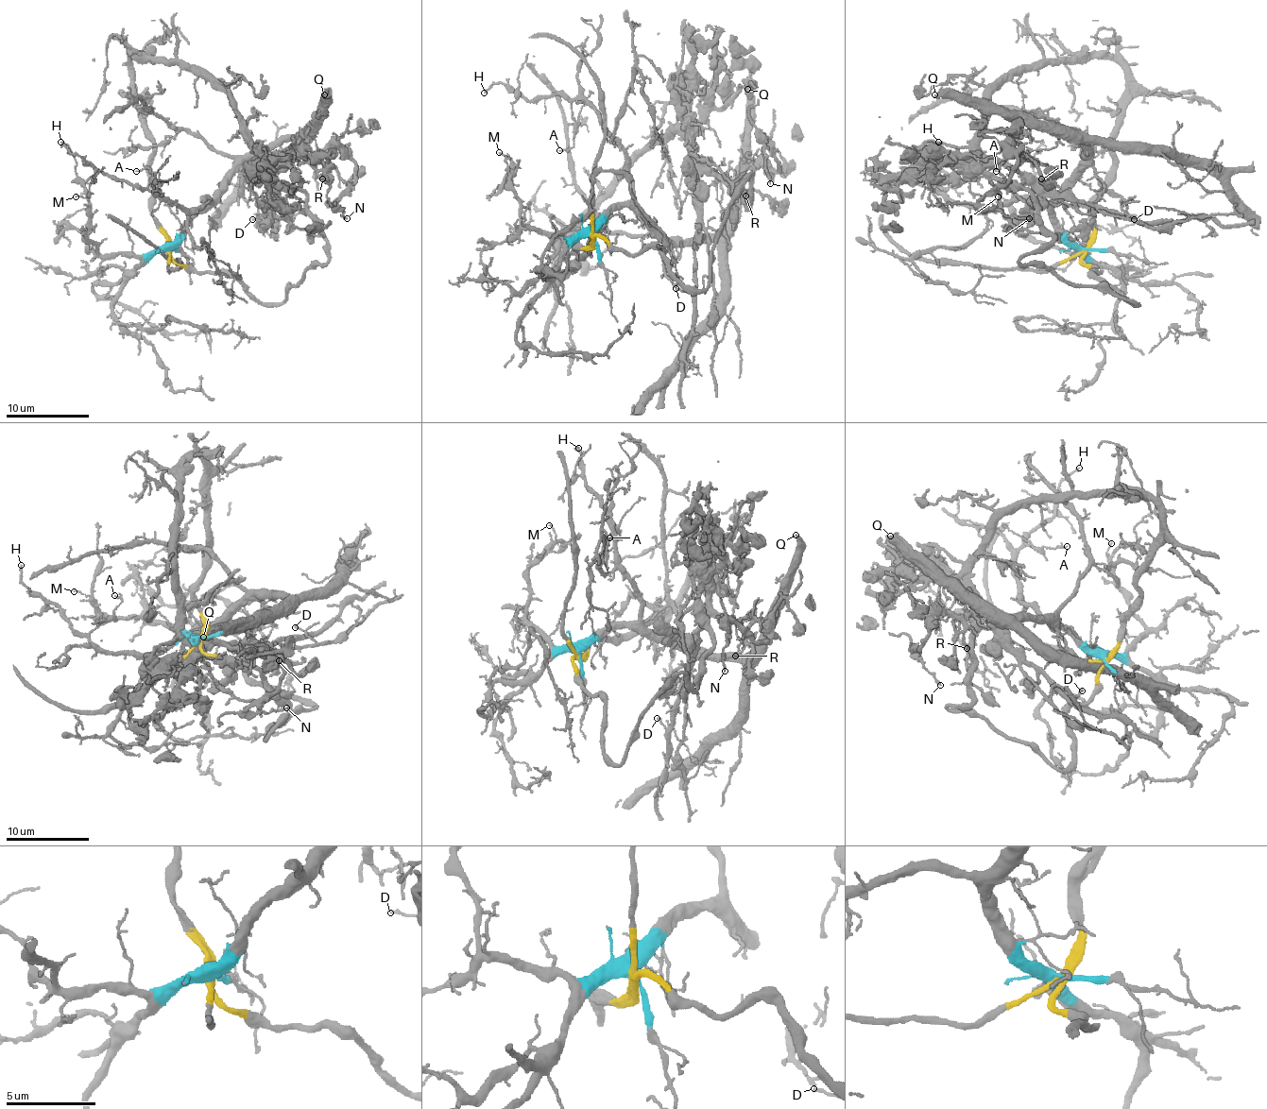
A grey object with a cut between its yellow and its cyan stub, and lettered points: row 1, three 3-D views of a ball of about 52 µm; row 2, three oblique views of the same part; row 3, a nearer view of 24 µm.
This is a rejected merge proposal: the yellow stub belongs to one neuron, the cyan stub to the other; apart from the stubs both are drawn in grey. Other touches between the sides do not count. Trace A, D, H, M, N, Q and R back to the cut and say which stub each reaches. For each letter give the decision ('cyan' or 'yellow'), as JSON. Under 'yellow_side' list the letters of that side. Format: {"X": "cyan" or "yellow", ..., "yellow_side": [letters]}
{"A": "cyan", "D": "yellow", "H": "cyan", "M": "cyan", "N": "yellow", "Q": "cyan", "R": "yellow", "yellow_side": ["D", "N", "R"]}

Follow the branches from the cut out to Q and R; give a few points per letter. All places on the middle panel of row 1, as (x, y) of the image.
Q: (591, 236), (617, 209), (631, 207), (669, 240), (712, 236), (728, 213), (735, 169), (749, 122), (747, 89)
R: (591, 238), (631, 255), (656, 248), (702, 290), (727, 205), (752, 174), (747, 207), (690, 145), (745, 196)

